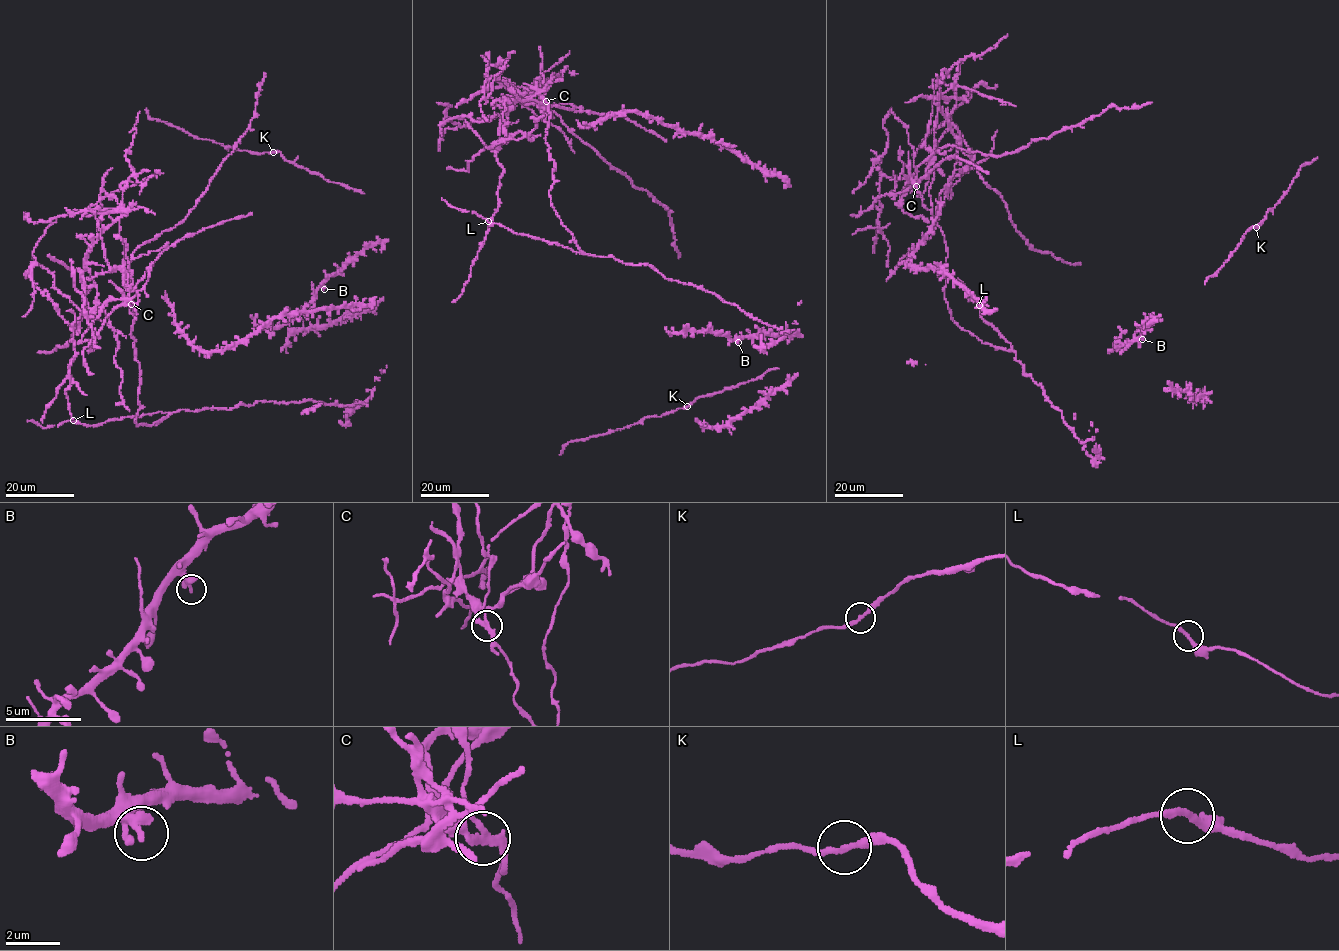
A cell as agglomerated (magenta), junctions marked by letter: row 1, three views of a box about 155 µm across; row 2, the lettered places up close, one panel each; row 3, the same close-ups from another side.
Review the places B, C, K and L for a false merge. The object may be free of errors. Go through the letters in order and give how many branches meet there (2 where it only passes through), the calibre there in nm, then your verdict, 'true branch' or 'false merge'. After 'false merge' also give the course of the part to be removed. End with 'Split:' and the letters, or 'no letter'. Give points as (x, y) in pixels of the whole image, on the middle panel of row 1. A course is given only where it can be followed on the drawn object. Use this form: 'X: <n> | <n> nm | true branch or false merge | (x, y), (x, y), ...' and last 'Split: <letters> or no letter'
B: 2 | 220 nm | true branch
C: 2 | 260 nm | false merge | (546, 101), (537, 93), (532, 98), (540, 106), (532, 89), (500, 123), (500, 202), (452, 301)
K: 2 | 220 nm | true branch
L: 2 | 240 nm | true branch
Split: C

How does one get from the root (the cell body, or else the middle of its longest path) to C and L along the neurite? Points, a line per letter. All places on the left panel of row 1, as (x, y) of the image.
C: (194, 411), (178, 410), (149, 426), (135, 422), (140, 363), (130, 334), (136, 317), (131, 303)
L: (194, 411), (121, 416), (90, 426), (73, 420)

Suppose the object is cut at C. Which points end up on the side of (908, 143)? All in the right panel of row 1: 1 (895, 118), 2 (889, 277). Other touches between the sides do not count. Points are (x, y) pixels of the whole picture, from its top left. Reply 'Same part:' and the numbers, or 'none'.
Same part: 1

